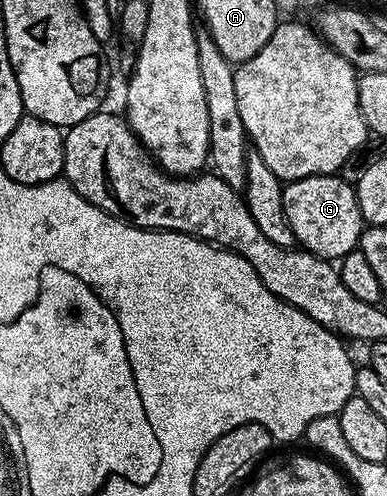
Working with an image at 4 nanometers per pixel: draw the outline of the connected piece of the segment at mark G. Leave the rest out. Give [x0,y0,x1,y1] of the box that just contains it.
[283,175,365,263]

